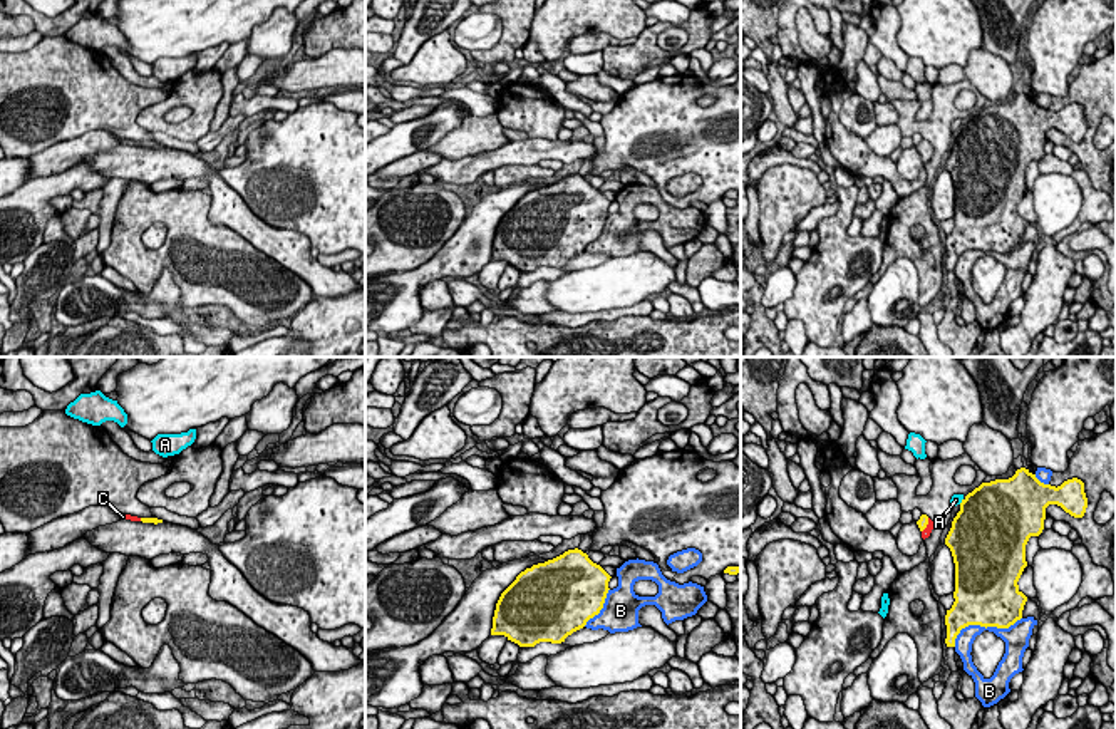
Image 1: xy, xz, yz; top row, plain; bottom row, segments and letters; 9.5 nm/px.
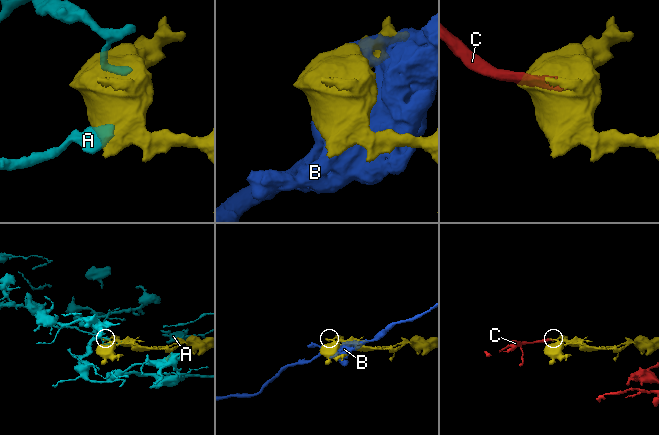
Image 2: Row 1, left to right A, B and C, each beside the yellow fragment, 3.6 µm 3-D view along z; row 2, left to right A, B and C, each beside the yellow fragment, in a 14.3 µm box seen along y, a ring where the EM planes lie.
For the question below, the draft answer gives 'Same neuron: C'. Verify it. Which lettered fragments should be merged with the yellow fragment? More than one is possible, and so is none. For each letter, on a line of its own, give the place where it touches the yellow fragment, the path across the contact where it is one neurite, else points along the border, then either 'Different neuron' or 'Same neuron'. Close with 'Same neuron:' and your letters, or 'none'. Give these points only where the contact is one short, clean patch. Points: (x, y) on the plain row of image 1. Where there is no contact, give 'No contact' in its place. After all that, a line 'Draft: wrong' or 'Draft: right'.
A: Touches yellow at yz (962, 126). Different neuron
B: Touches yellow at yz (982, 250). Different neuron
C: Touches yellow at yz (927, 148). Path across: yz (922, 148), (927, 148), (925, 158). Same neuron
Same neuron: C
Draft: right

